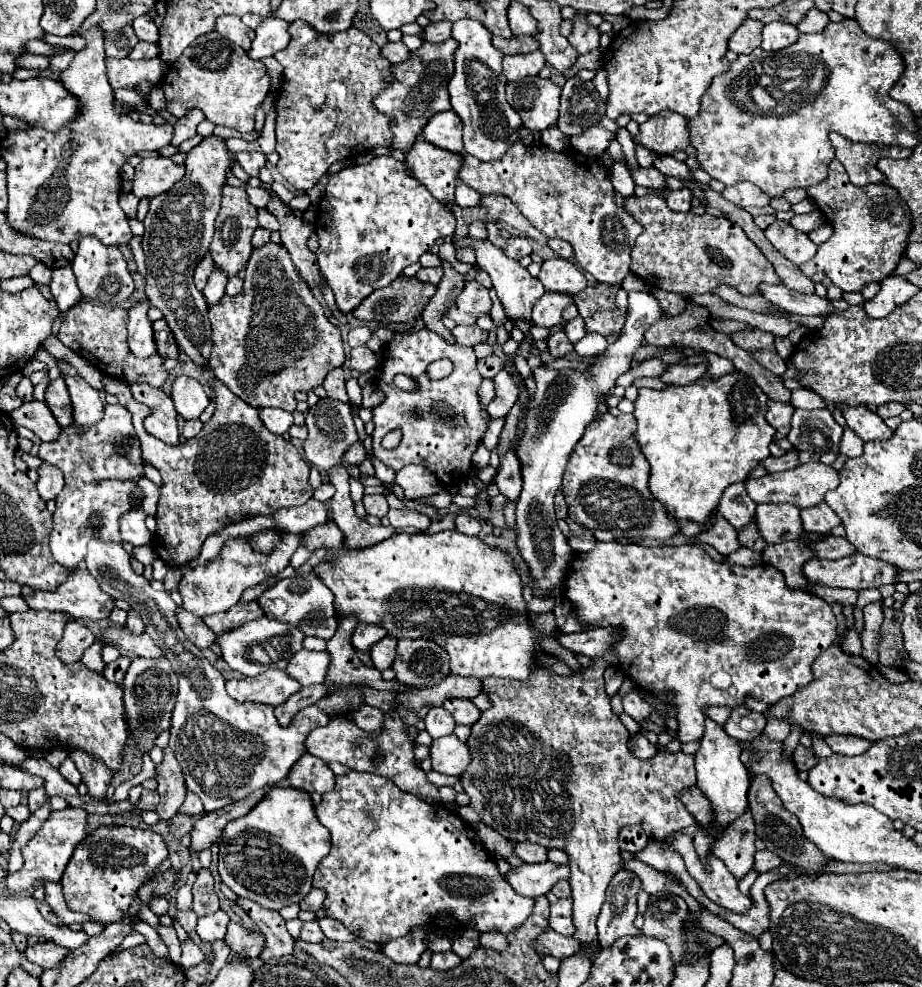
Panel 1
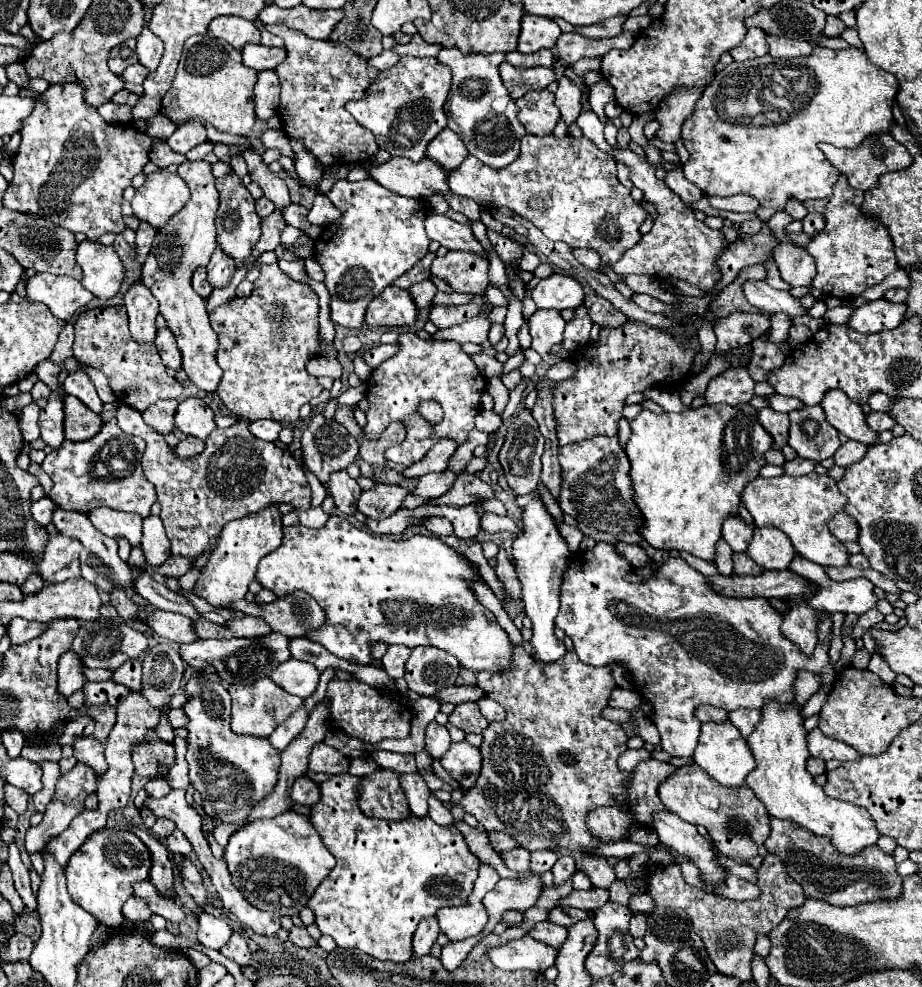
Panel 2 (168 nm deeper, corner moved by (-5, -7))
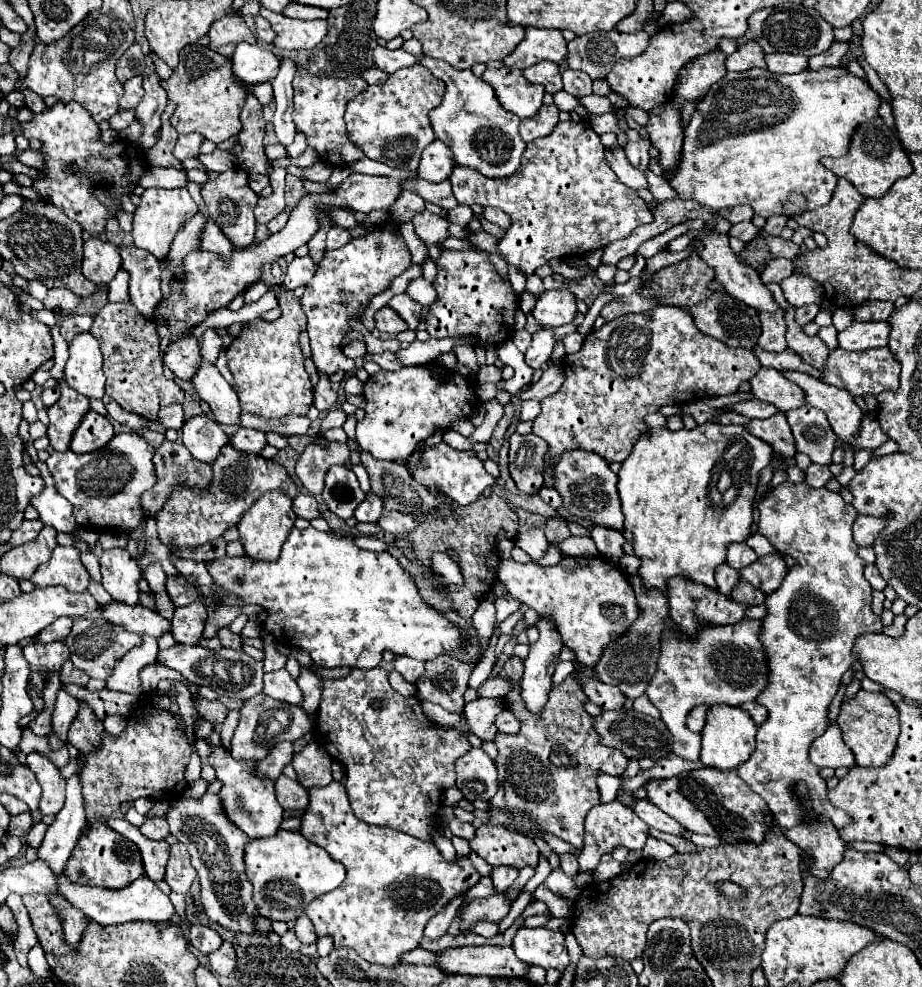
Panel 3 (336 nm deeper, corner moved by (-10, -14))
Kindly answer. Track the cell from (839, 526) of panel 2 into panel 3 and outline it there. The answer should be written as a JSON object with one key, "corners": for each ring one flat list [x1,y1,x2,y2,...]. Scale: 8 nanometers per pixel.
{"corners":[[859,515,855,525,853,525,853,539,861,547,869,547,877,535,883,531,887,525,885,517,875,517,875,515]]}

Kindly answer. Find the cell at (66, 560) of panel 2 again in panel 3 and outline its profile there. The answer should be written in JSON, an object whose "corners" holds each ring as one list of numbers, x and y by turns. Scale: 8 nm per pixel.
{"corners":[[61,547,53,549,53,555,47,563,41,563,37,571,31,575,35,587,49,587,49,585,63,585,69,591,83,593,89,585,89,573,79,559,79,551,75,547]]}

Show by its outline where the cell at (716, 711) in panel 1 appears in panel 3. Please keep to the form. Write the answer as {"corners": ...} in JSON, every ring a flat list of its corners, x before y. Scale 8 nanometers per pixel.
{"corners":[[693,707,687,715,687,727,695,733,701,731,701,727,705,725,705,715,707,715,707,707]]}

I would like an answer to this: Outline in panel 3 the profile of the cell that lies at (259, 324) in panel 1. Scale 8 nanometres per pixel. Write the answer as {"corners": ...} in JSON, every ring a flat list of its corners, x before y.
{"corners":[[281,293,279,307,283,313,277,321,247,323,227,349,227,367,235,377,241,409,265,419,285,417,289,413,305,415,313,405,313,385,303,367,303,353,299,347,299,333,305,329,305,313,293,293]]}

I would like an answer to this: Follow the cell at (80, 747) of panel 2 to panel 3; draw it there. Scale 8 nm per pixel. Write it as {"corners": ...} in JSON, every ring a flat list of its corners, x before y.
{"corners":[[81,701,77,717,69,727,69,743,75,745,79,751,93,753,93,749,101,739,101,731,103,731,103,721,97,719,95,713,89,709,89,705]]}

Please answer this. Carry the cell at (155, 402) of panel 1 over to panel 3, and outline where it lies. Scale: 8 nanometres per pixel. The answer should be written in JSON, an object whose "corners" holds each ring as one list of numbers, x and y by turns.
{"corners":[[173,403,173,405,167,405,161,409,161,415,159,415,159,423,163,427,173,427,173,429,181,429,181,425,185,423,183,419,183,407,179,403]]}

